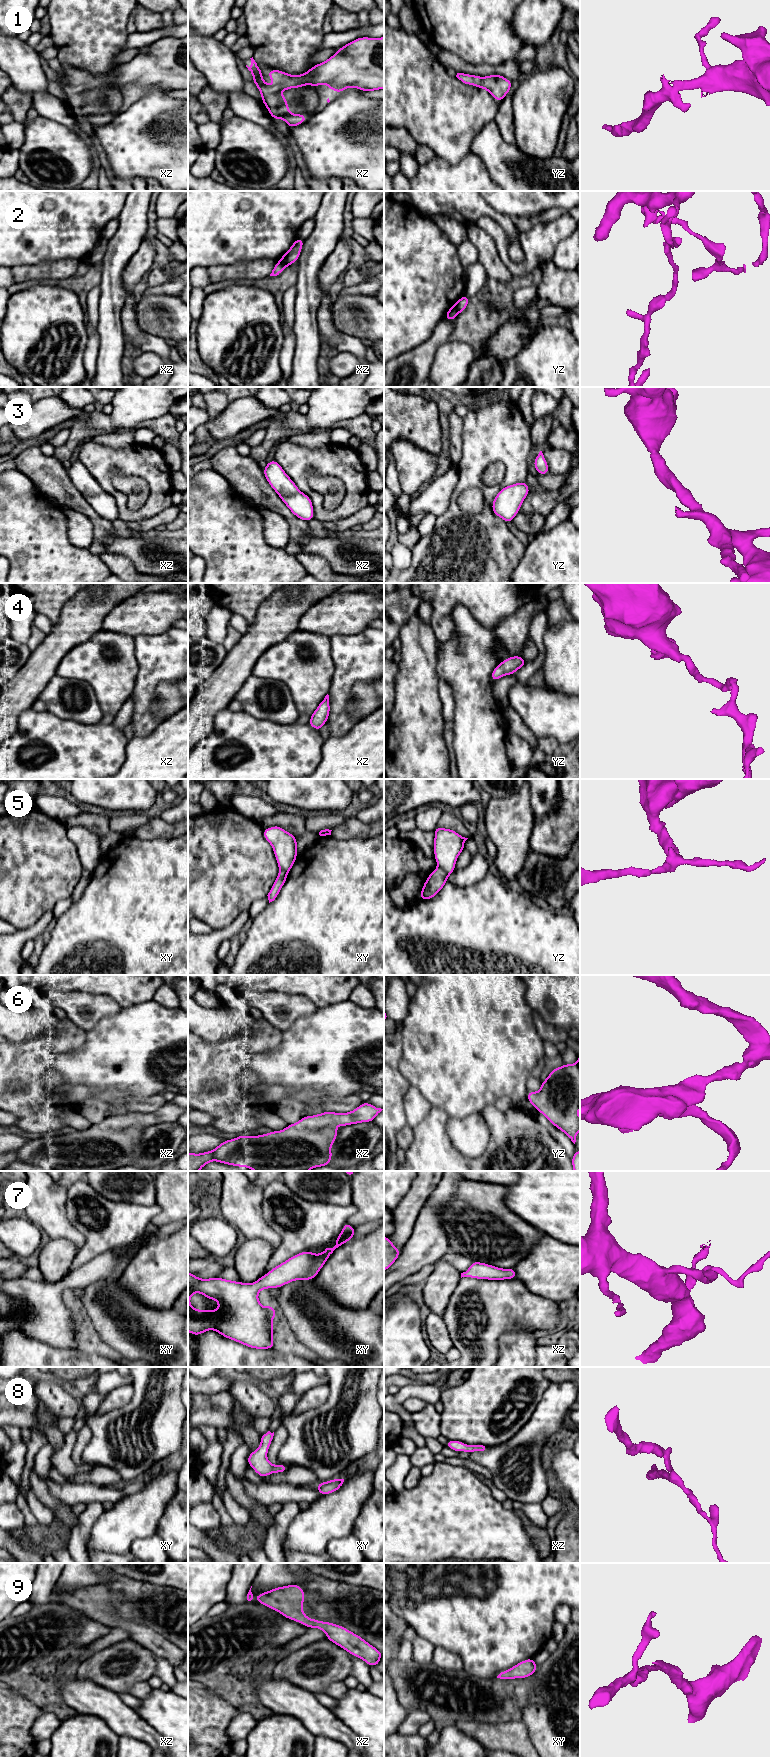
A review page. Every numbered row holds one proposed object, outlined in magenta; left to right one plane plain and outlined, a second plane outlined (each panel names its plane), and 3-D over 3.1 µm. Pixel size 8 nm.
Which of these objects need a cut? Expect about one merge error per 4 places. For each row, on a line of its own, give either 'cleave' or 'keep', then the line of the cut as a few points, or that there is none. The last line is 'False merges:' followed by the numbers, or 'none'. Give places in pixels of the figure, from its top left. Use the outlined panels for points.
1: keep; no cut
2: cleave; cut in yz along (453, 304), (458, 312)
3: keep; no cut
4: keep; no cut
5: cleave; cut in yz along (438, 867), (447, 875)
6: keep; no cut
7: keep; no cut
8: keep; no cut
9: keep; no cut
False merges: 2, 5

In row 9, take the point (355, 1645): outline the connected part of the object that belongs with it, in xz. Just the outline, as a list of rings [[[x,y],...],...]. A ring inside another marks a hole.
[[[293,1584],[258,1594],[256,1601],[305,1627],[323,1630],[327,1635],[326,1639],[343,1648],[349,1654],[364,1660],[369,1667],[377,1666],[380,1663],[383,1653],[359,1635],[343,1626],[308,1618],[302,1611],[304,1597],[304,1590],[298,1584]]]

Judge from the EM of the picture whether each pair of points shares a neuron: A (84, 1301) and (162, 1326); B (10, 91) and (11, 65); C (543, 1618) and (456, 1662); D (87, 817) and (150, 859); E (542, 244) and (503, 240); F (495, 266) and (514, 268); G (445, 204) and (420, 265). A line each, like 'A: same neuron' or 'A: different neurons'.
A: same neuron
B: different neurons
C: different neurons
D: different neurons
E: same neuron
F: different neurons
G: different neurons

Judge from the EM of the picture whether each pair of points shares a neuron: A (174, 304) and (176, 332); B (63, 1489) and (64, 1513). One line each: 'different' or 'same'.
A: same
B: different

